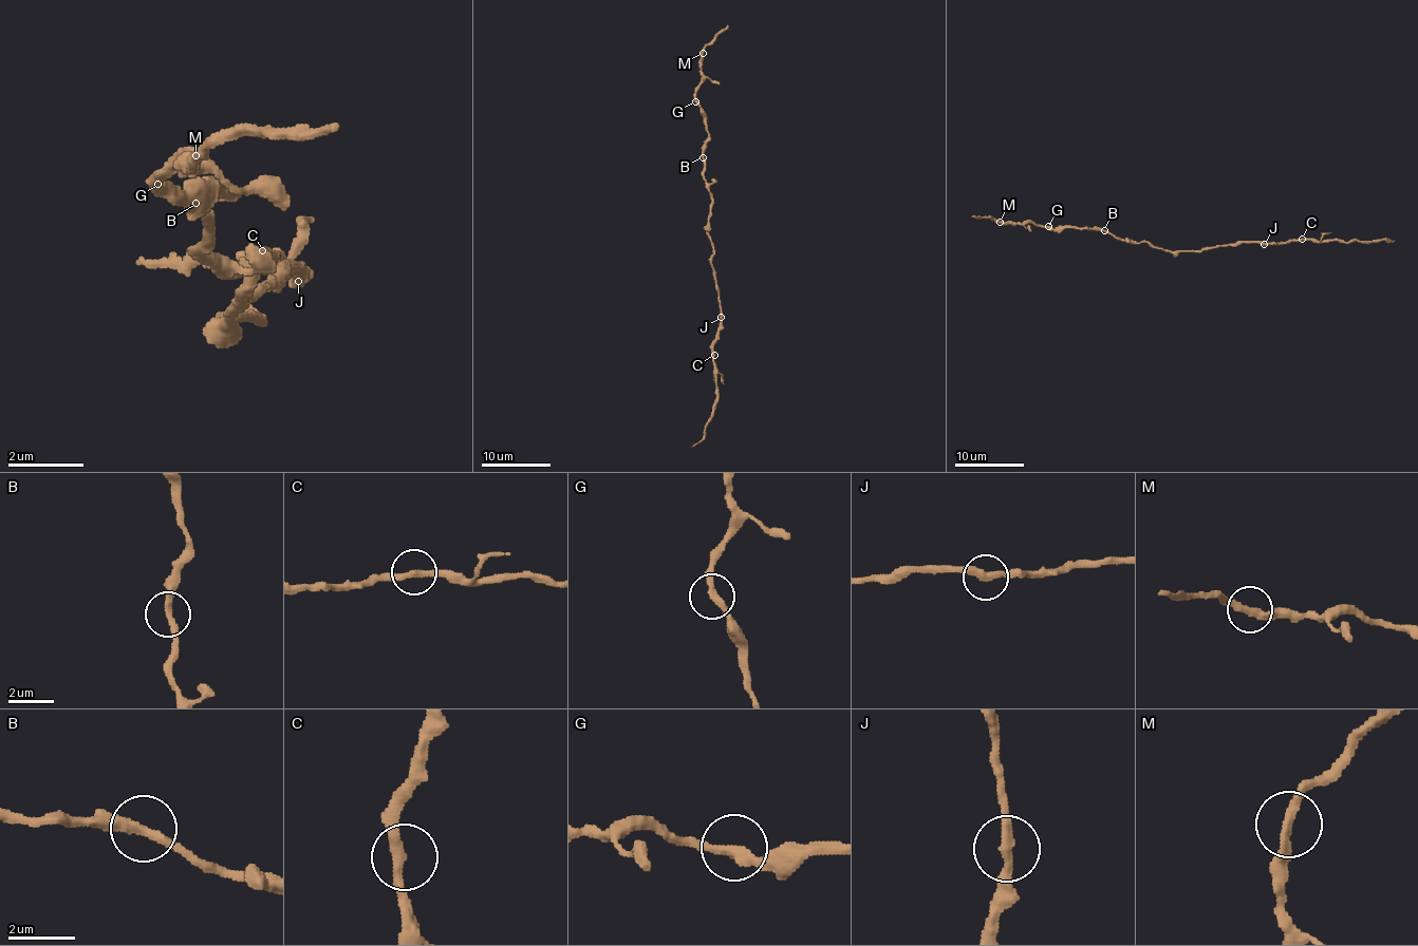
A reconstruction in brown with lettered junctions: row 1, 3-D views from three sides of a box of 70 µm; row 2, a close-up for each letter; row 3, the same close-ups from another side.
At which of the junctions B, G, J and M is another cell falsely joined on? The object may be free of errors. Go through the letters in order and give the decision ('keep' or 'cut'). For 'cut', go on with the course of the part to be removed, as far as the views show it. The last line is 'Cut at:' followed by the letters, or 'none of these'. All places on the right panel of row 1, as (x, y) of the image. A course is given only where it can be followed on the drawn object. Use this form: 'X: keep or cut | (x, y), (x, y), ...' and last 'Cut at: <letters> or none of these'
B: keep
G: keep
J: keep
M: keep
Cut at: none of these

